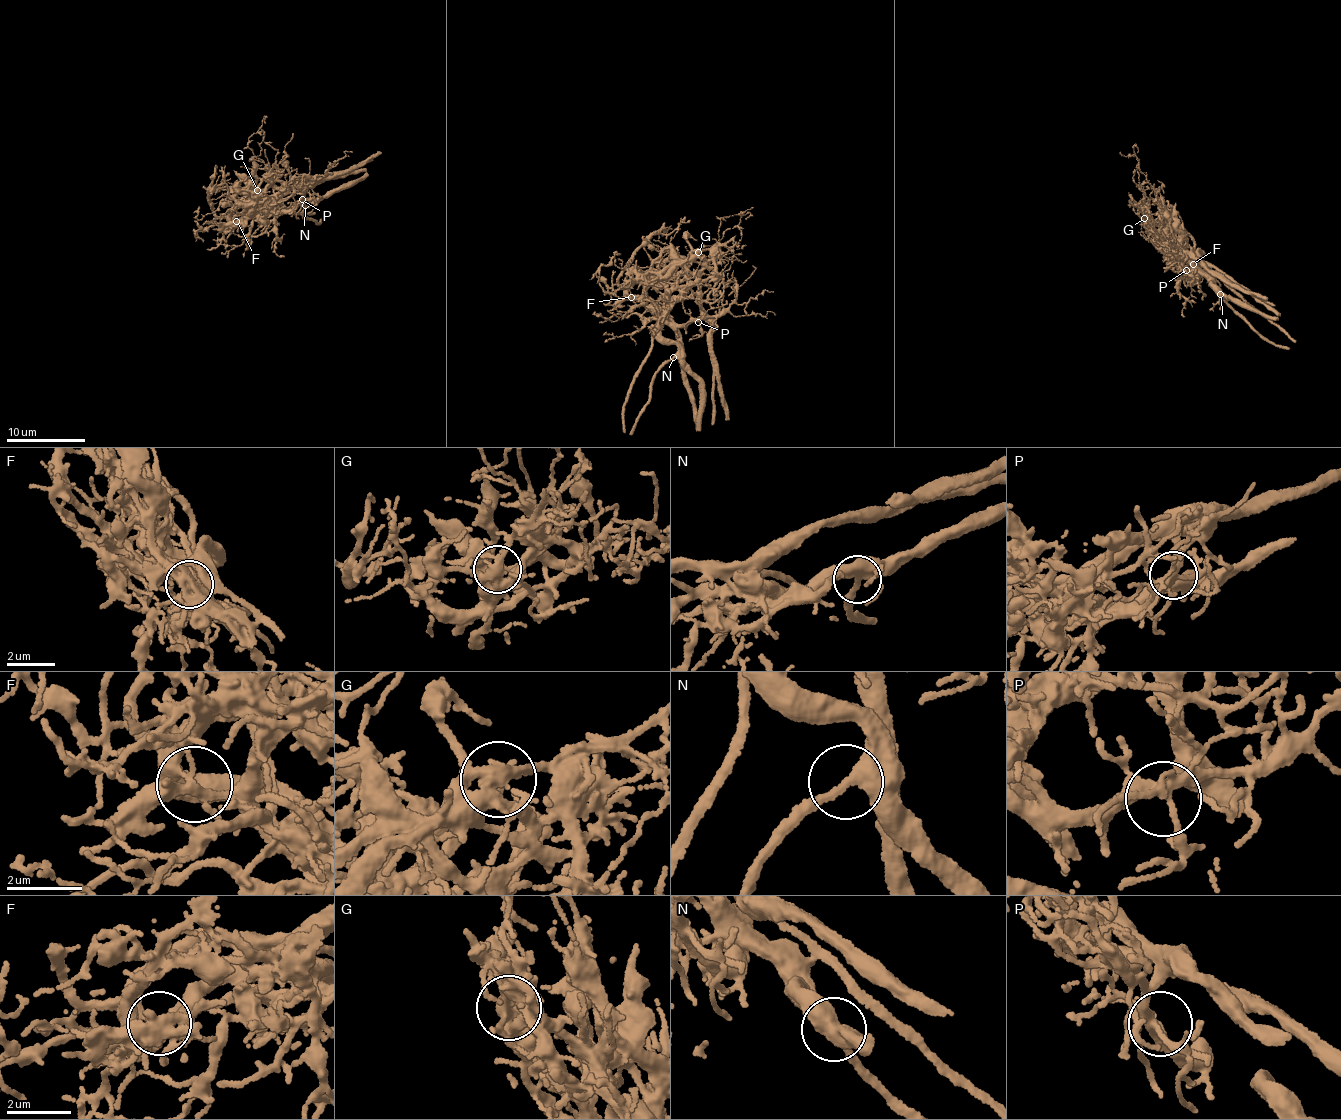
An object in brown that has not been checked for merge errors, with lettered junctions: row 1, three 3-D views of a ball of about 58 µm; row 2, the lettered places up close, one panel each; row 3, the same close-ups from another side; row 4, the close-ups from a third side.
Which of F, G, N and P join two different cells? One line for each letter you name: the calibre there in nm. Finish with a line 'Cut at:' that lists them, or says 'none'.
F: calibre 260 nm
G: calibre 360 nm
Cut at: F, G

